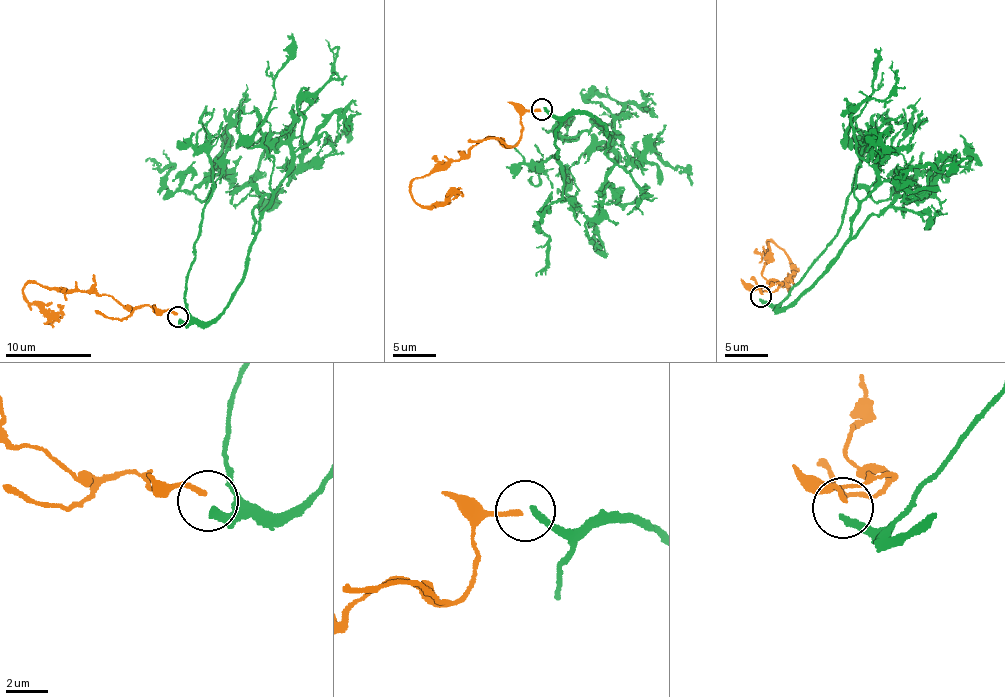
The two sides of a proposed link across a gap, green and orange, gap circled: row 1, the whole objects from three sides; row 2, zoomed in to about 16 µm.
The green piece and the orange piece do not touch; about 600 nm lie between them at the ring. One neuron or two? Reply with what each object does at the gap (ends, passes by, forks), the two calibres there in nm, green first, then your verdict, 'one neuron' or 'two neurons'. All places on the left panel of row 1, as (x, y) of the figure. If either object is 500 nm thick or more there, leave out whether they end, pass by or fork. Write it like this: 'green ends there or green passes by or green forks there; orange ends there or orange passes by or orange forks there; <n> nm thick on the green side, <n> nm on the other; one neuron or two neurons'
green ends there; orange ends there; 320 nm thick on the green side, 240 nm on the other; two neurons

